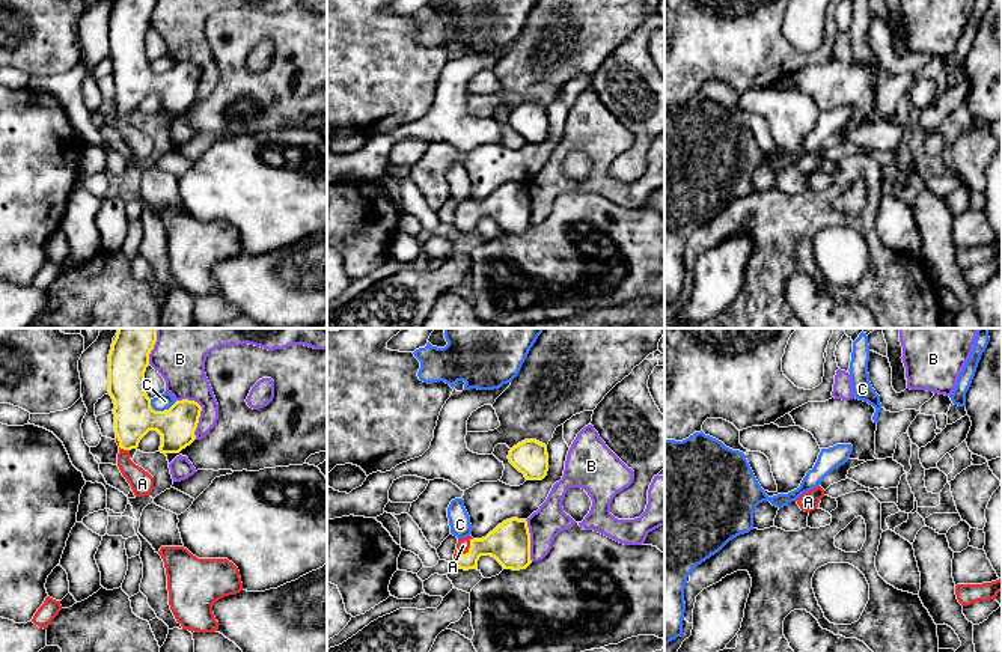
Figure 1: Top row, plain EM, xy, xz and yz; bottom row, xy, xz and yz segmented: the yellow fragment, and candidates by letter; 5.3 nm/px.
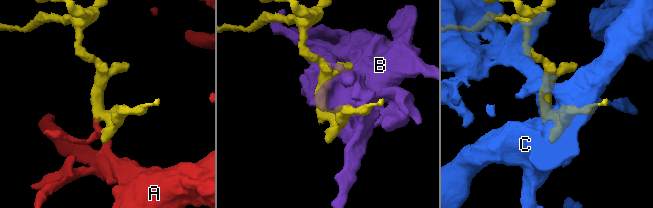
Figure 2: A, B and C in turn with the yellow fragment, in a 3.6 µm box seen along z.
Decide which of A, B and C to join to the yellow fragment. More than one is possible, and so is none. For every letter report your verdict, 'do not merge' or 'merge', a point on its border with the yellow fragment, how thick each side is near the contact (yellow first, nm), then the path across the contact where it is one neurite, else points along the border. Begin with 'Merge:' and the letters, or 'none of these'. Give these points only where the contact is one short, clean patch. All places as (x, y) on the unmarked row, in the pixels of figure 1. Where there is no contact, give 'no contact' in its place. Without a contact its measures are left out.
Merge: A
A: merge | xz (461, 216) | 200/70 nm
B: do not merge | xy (201, 73) | 200/240 nm
C: do not merge | xy (164, 73) | 220/90 nm

